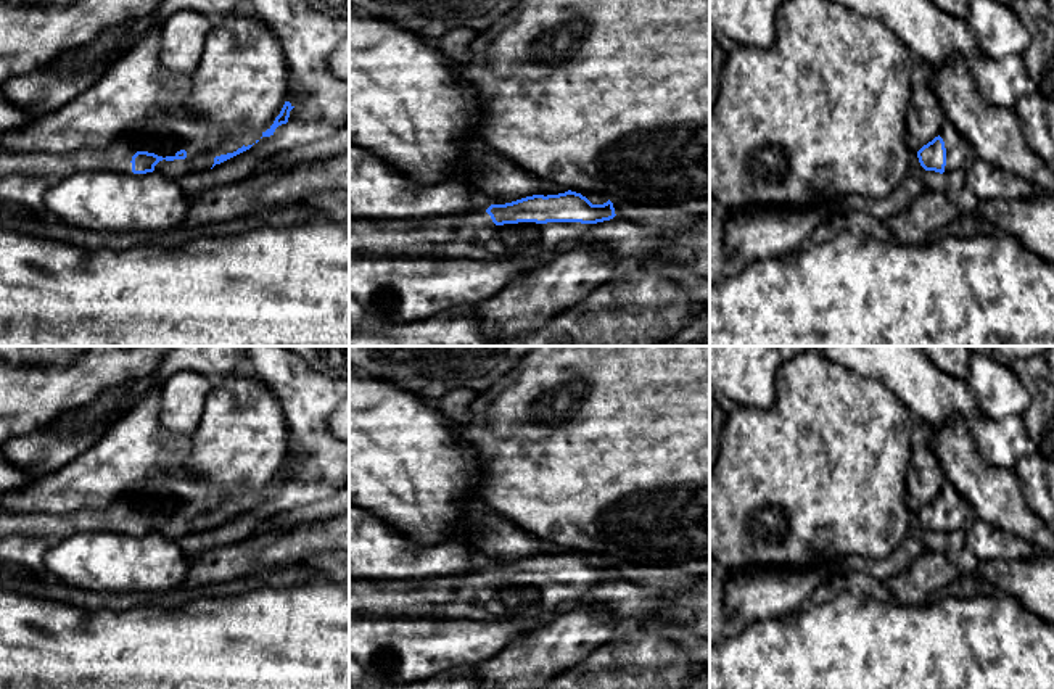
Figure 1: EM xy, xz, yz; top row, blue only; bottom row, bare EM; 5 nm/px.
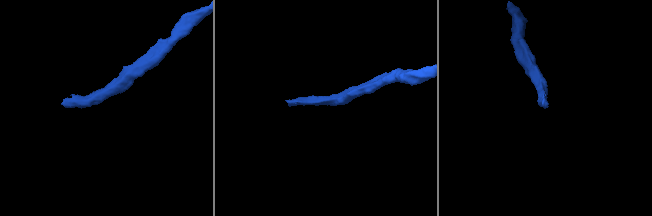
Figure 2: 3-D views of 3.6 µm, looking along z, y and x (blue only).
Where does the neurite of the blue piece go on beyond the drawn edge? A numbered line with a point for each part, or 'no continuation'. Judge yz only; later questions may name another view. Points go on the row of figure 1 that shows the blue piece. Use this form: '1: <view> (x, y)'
1: yz (959, 153)

